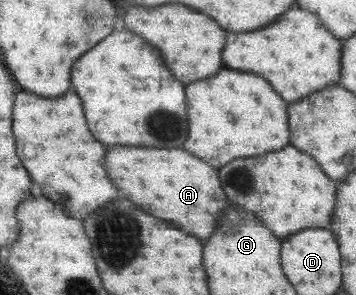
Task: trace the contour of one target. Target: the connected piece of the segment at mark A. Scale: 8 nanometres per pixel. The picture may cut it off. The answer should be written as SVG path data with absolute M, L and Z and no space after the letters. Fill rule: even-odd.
M109 147L105 151L105 171L109 171L109 179L117 183L117 189L121 191L121 197L133 199L139 207L145 207L145 211L153 211L157 219L173 221L183 231L189 231L191 235L197 235L199 239L207 239L215 229L215 219L219 217L219 211L227 207L227 197L223 193L225 183L219 183L217 169L207 165L205 161L189 155L183 149L153 149L153 147Z

